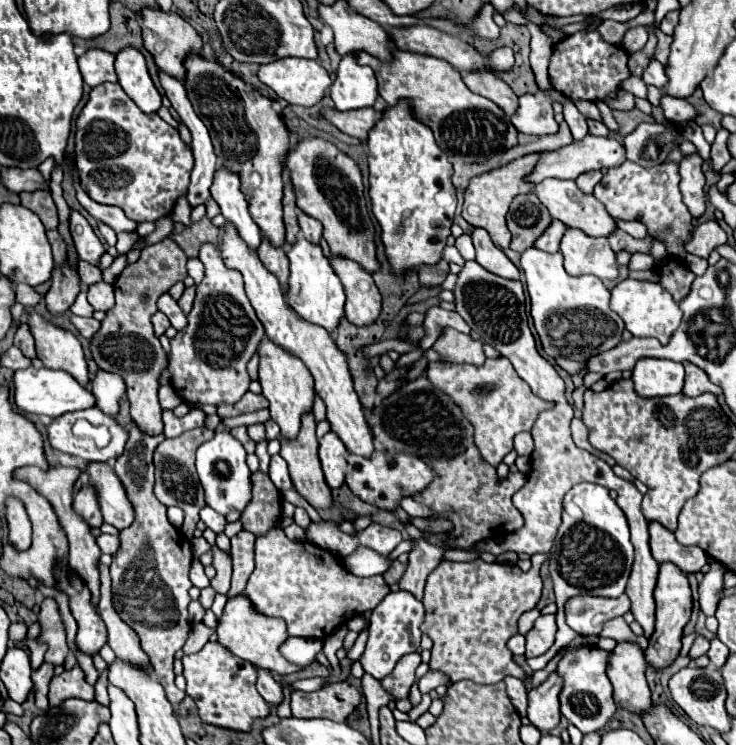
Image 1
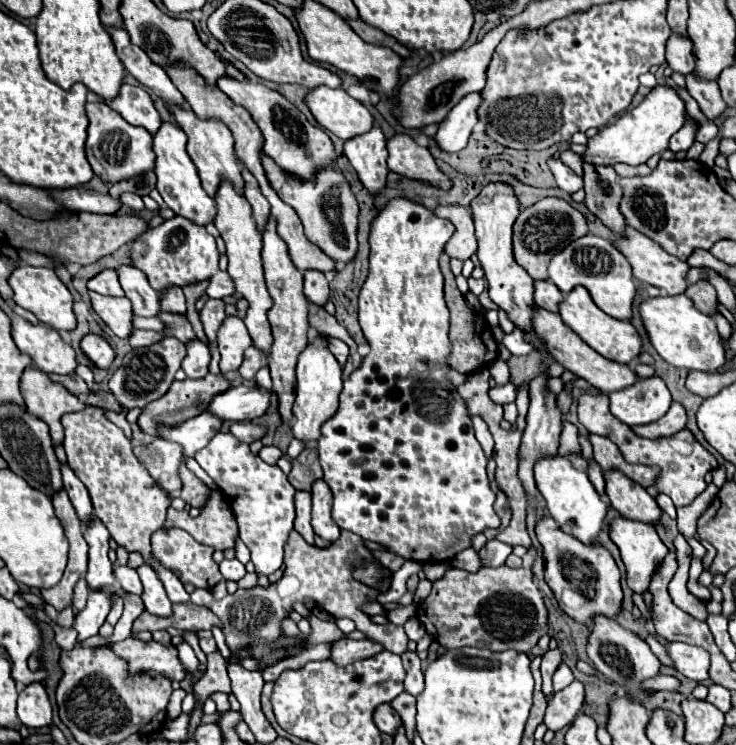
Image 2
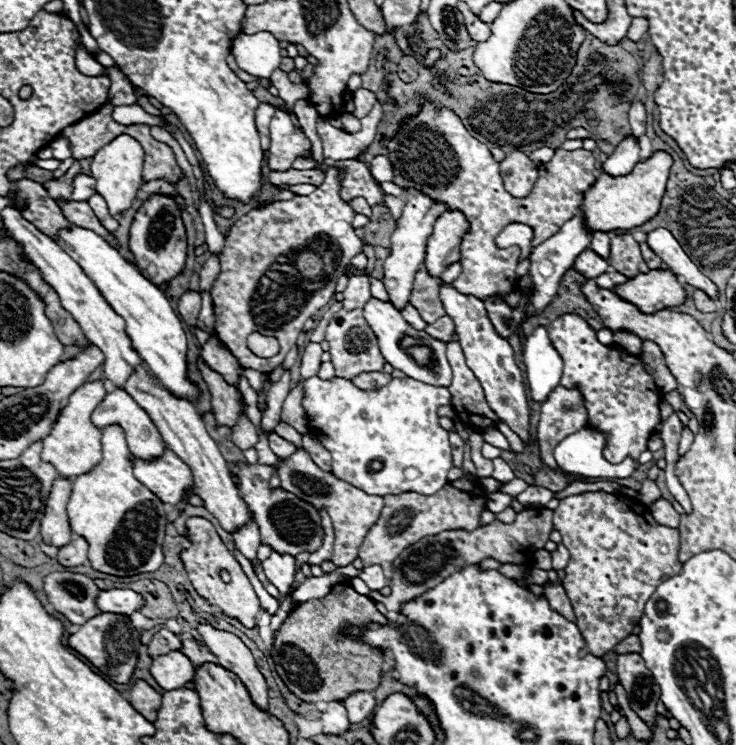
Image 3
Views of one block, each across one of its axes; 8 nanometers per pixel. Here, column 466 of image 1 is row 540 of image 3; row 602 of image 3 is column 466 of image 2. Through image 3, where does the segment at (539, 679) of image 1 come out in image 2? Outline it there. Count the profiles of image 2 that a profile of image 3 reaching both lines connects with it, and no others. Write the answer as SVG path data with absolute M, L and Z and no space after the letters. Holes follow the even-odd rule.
M450 568L442 580L432 584L430 596L418 606L418 620L426 632L444 648L490 648L494 652L530 652L540 636L548 632L548 610L540 590L532 582L530 568L480 568L470 574Z

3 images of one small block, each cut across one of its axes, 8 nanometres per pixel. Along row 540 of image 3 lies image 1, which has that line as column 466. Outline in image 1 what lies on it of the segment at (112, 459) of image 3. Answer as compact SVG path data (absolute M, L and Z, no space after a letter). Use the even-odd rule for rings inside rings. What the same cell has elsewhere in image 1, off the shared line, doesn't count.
M394 48L392 62L380 62L366 52L358 52L356 62L370 66L376 72L378 92L388 106L396 106L402 98L410 102L414 118L432 128L436 144L448 154L448 158L462 160L466 164L482 164L516 146L518 132L512 126L510 116L506 116L494 102L470 92L460 80L460 72L446 60Z

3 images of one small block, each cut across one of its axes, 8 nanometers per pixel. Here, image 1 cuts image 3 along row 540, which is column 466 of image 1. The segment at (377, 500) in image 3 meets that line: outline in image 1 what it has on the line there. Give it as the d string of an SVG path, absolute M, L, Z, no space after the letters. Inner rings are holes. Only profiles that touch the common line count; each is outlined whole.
M444 330L444 334L434 344L434 350L442 354L444 362L466 362L466 364L482 364L486 360L482 342L474 342L468 334L458 330Z

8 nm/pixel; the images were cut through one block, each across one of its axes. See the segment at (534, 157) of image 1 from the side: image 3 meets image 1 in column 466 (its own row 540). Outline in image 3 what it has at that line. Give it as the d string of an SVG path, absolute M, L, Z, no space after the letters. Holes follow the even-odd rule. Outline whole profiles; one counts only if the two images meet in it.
M192 516L192 518L186 520L186 534L188 534L188 540L190 540L190 548L184 548L180 552L180 560L184 564L188 580L196 588L196 592L208 604L220 606L226 616L234 616L244 626L252 628L256 624L256 614L260 612L258 596L256 596L256 592L254 592L248 576L244 574L242 566L234 558L234 554L220 540L220 536L218 536L216 528L212 526L212 522L206 520L206 518L202 518L202 516ZM220 570L226 570L230 574L230 582L222 582Z

